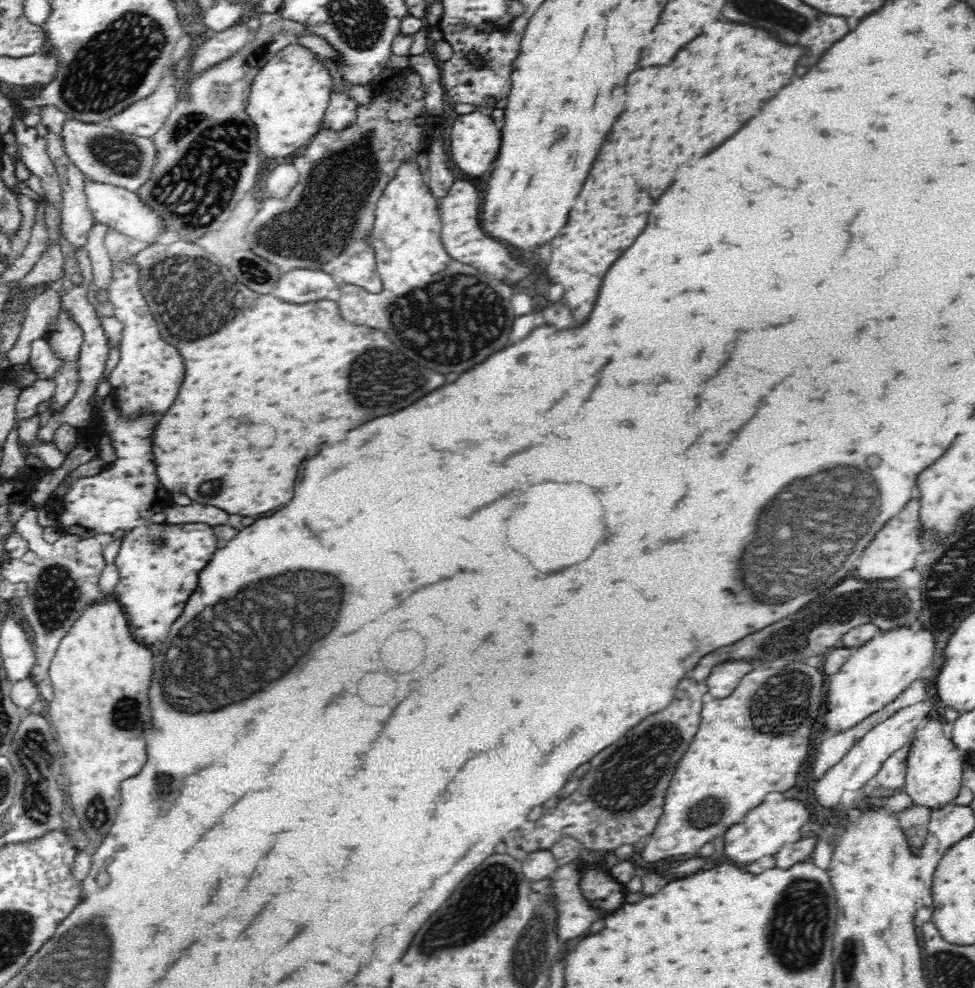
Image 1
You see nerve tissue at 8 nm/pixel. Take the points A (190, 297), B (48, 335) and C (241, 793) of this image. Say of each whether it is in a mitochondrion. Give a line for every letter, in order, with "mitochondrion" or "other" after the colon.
A: mitochondrion
B: other
C: other

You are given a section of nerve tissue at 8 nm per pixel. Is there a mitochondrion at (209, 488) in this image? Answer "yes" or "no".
yes

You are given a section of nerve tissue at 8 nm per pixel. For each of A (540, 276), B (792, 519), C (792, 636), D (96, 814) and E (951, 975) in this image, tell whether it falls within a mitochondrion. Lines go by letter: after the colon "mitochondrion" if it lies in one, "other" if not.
A: other
B: mitochondrion
C: mitochondrion
D: mitochondrion
E: mitochondrion

